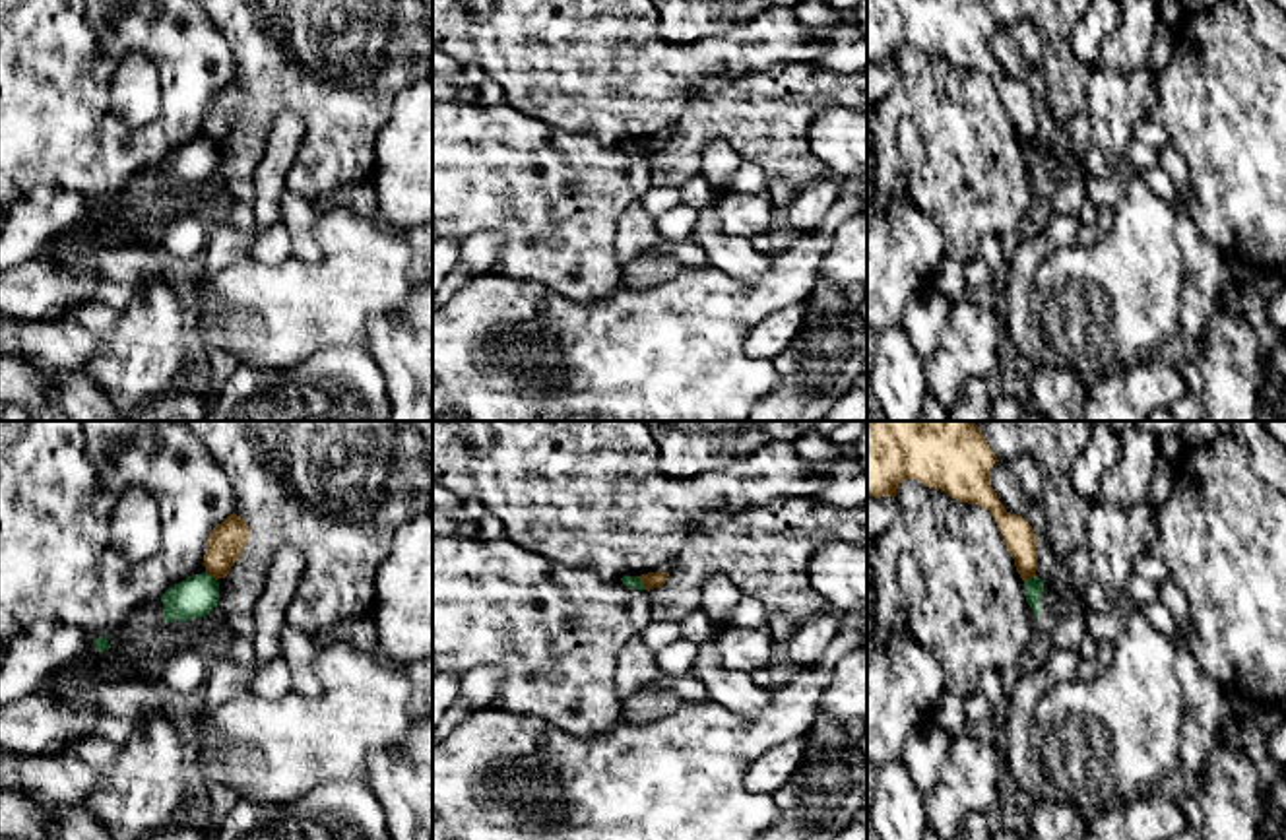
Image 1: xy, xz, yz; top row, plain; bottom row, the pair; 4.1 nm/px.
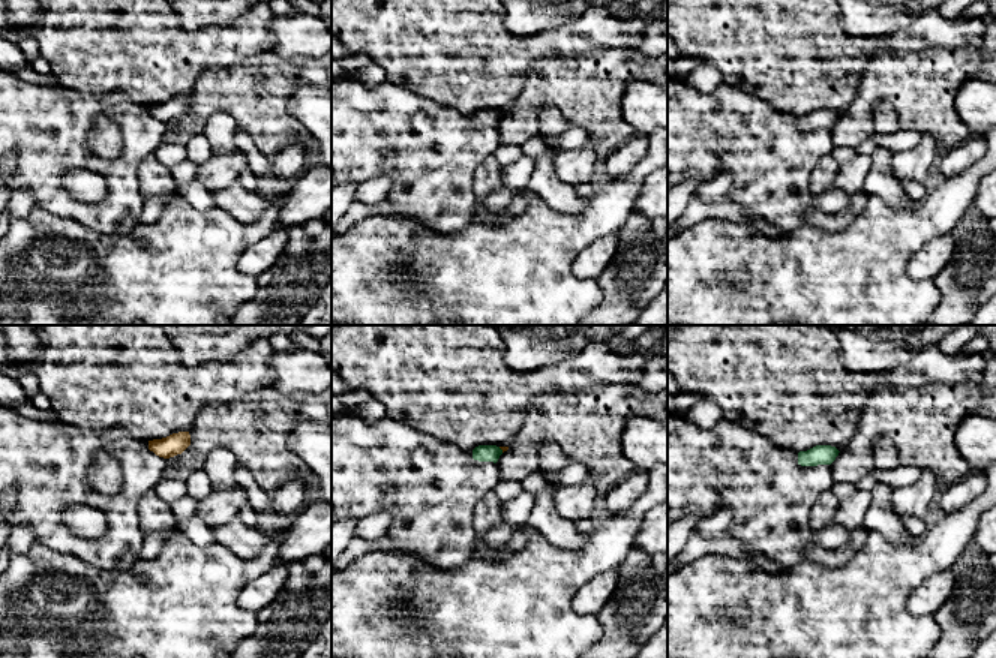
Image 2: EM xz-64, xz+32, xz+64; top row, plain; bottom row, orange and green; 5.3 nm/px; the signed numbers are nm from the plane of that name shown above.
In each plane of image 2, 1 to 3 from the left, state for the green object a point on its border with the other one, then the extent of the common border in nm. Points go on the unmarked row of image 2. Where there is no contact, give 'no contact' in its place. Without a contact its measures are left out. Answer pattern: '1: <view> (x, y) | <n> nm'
1: no contact
2: xz+32 (501, 113) | 40 nm
3: no contact

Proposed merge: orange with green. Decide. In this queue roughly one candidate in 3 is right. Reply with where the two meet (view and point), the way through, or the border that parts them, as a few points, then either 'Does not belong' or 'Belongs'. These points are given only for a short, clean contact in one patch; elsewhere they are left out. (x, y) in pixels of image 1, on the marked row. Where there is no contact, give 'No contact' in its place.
Touches orange at xz (641, 581). Boundary: xz (637, 577), (646, 588). Does not belong

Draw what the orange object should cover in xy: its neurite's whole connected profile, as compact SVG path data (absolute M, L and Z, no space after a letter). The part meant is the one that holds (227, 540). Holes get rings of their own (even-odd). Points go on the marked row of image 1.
M235 512L209 532L204 566L215 580L225 578L250 541L246 520Z

